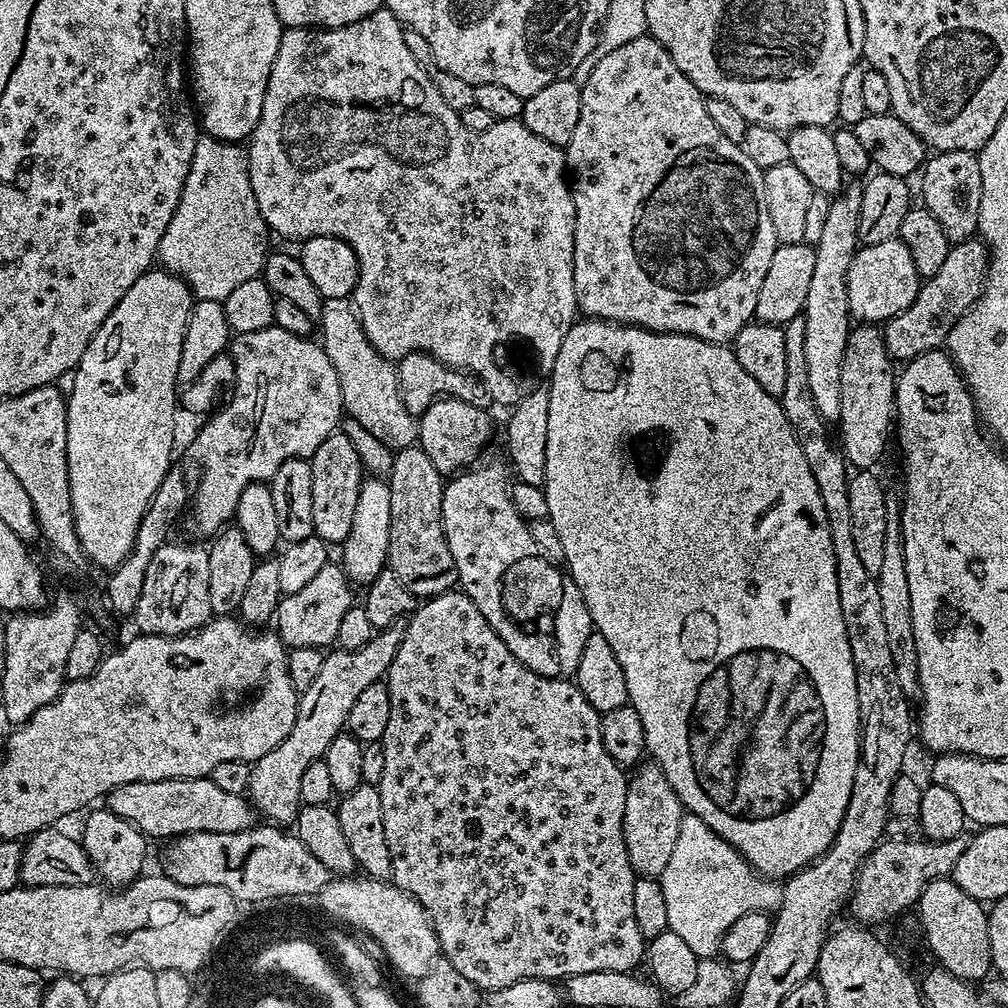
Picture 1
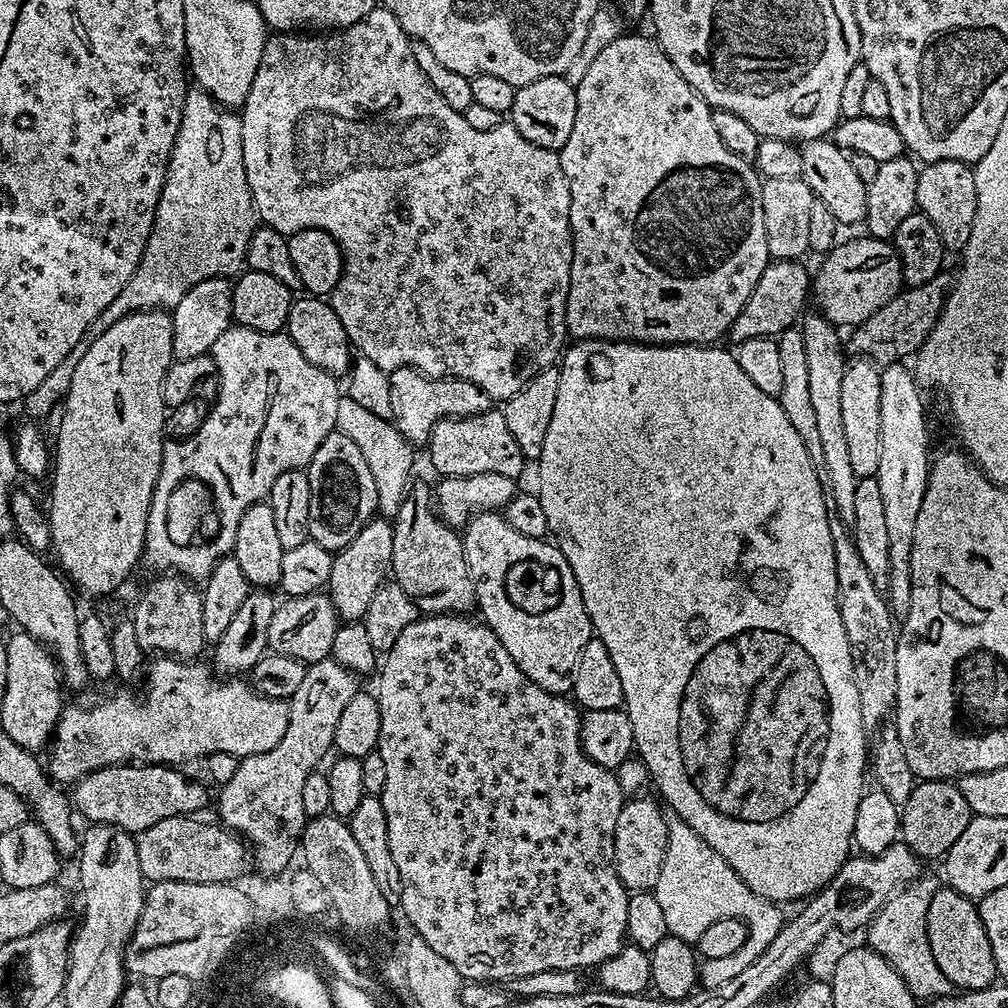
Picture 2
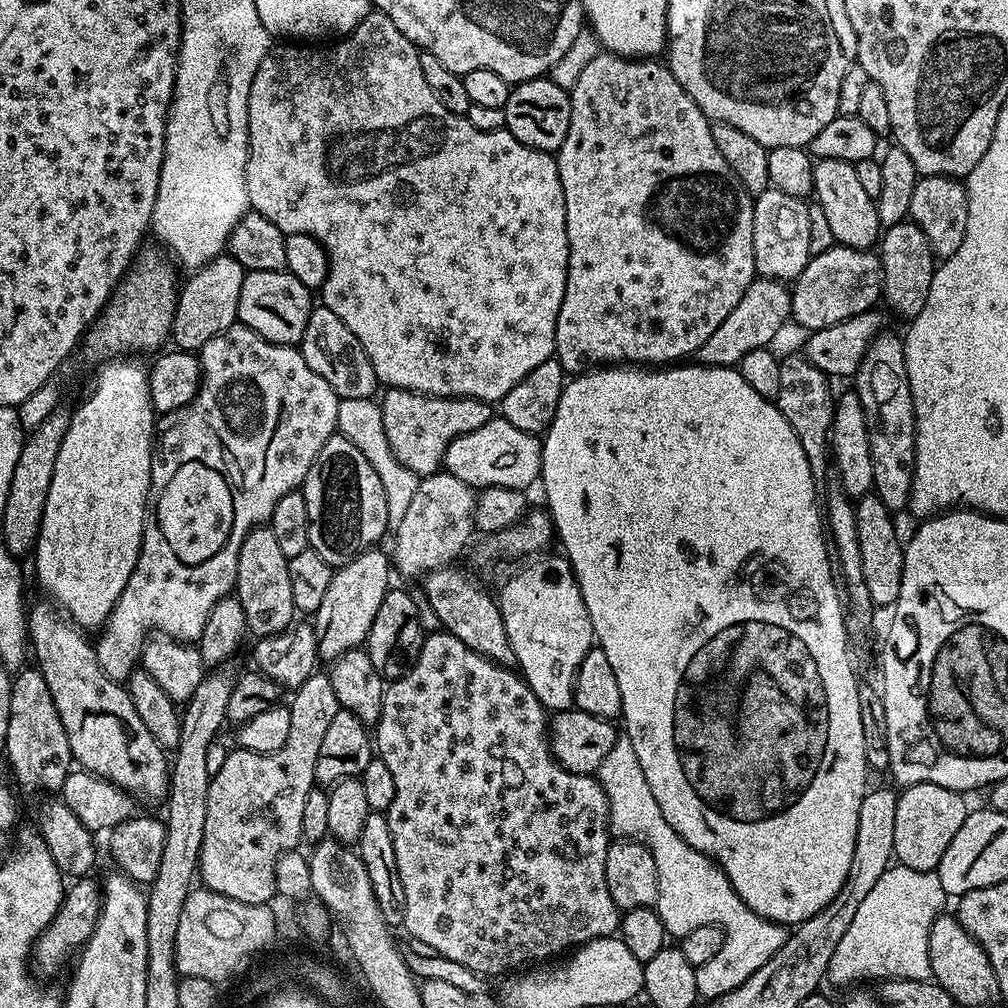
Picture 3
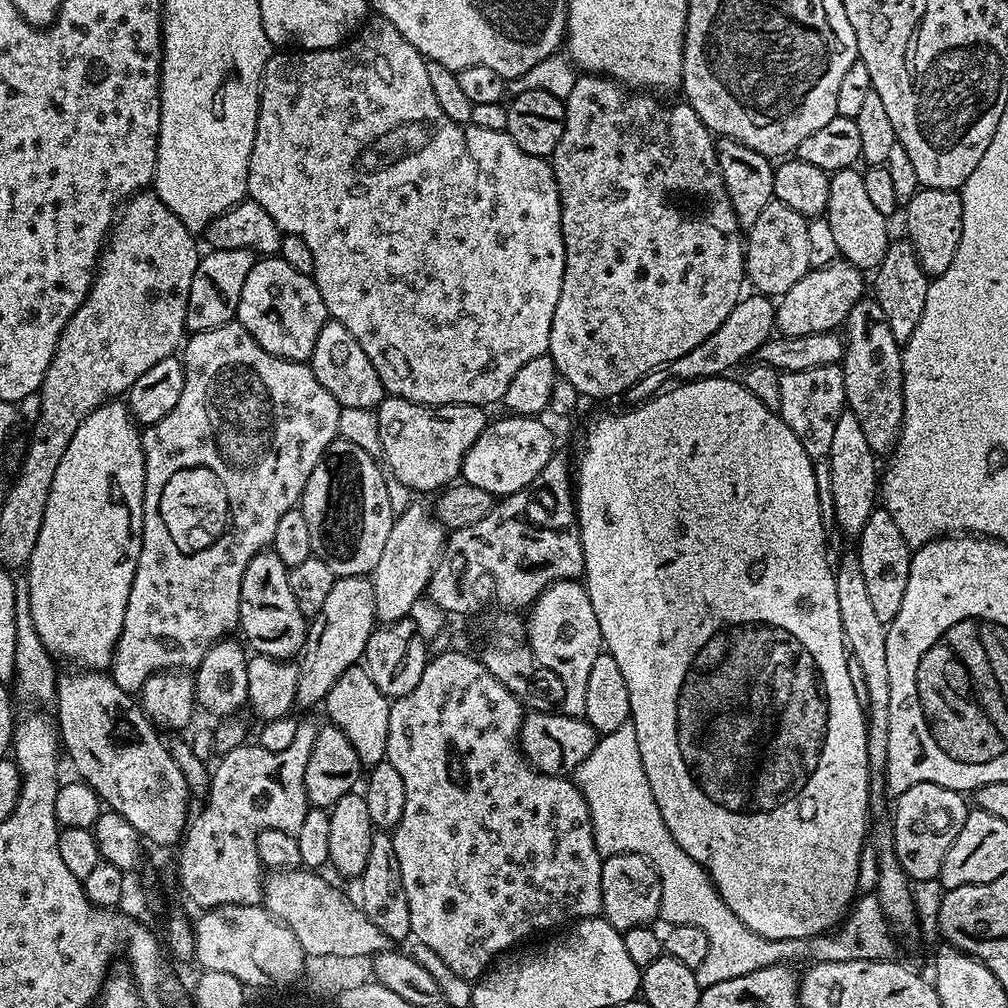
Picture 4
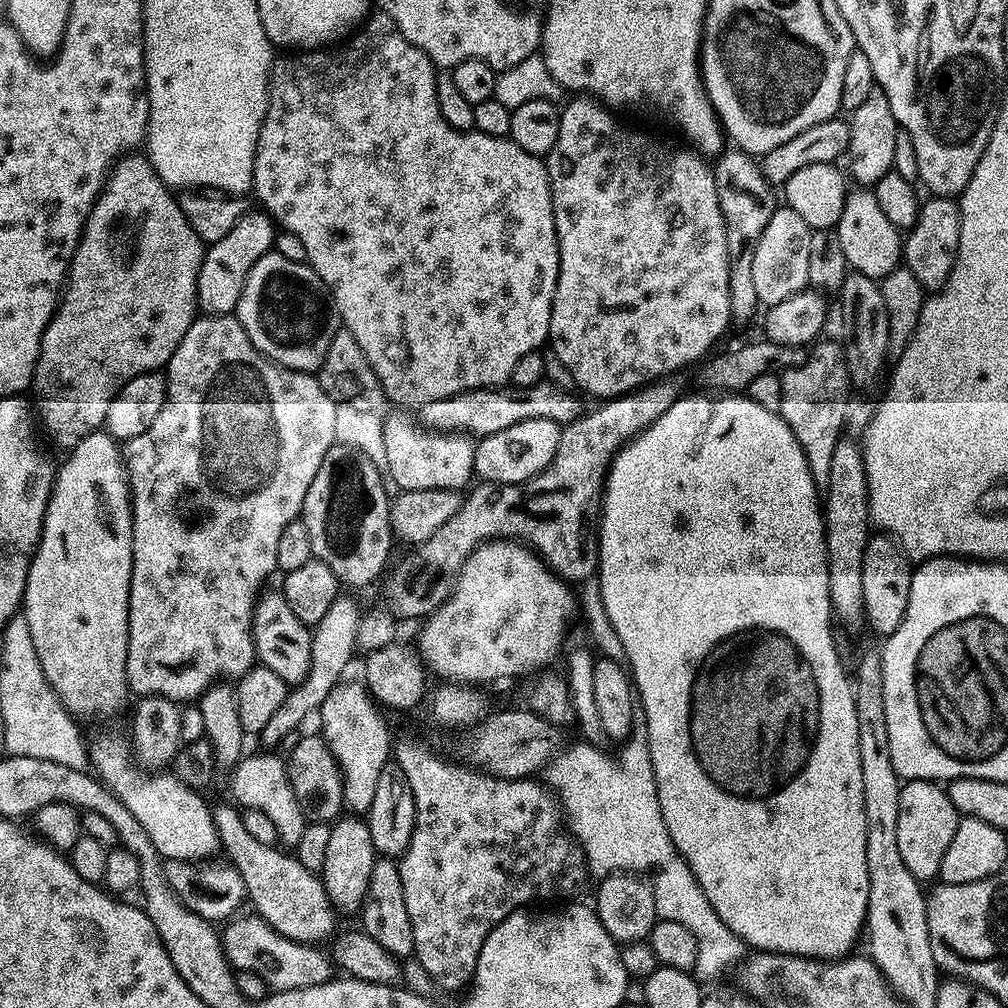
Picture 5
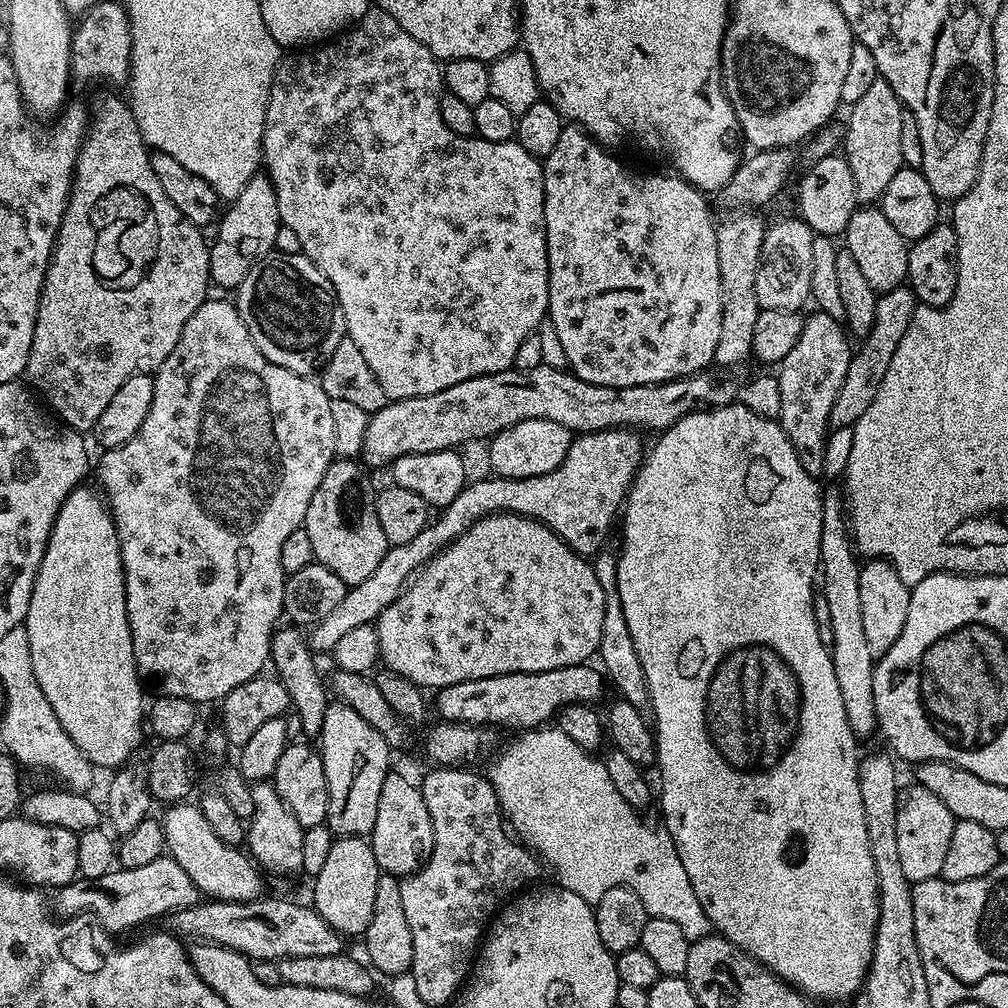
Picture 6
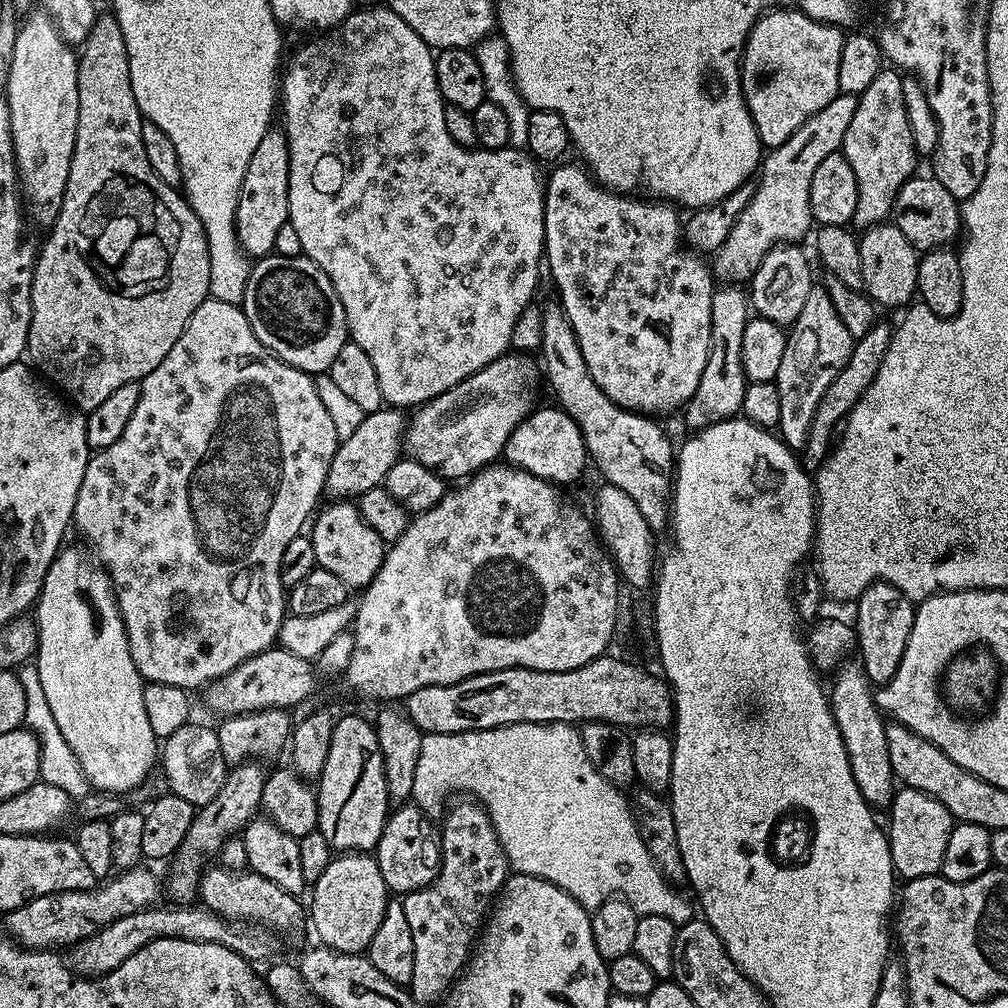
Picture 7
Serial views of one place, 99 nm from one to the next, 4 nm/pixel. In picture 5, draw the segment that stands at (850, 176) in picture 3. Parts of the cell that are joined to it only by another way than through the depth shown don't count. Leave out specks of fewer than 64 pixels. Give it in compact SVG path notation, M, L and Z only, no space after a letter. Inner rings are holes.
M856 186L849 191L842 206L842 218L834 229L838 242L842 242L842 254L846 254L849 269L866 274L866 278L881 281L902 264L902 232L895 228L878 207L875 191Z

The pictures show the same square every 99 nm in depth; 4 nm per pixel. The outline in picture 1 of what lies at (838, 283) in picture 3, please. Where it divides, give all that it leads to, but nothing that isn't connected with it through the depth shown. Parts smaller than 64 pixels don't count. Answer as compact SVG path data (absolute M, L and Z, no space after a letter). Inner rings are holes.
M899 238L857 247L850 270L846 270L846 298L851 319L876 326L894 318L918 298L921 283L914 258L910 258L910 250Z

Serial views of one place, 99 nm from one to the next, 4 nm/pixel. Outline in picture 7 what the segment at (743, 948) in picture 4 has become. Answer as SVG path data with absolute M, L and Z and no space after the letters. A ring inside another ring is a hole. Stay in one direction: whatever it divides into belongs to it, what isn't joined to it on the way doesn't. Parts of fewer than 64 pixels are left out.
M507 724L483 728L480 732L425 734L422 750L418 753L418 767L414 770L411 803L436 818L445 811L451 792L467 794L486 809L513 873L537 876L556 884L589 910L602 906L602 902L619 898L630 902L640 917L662 914L662 918L670 918L670 922L678 926L693 919L694 908L692 912L691 906L660 875L649 856L632 856L634 828L628 822L620 824L621 793L594 770L590 758L586 758L580 733L573 725Z

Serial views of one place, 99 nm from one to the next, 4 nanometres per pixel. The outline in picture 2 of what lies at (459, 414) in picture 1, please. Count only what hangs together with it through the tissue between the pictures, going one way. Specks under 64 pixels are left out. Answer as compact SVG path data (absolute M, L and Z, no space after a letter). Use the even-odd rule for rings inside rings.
M500 410L461 420L440 420L434 426L426 451L432 459L433 470L440 478L474 474L506 474L516 478L526 465L526 457L518 442L514 442L514 434L510 434L504 413Z

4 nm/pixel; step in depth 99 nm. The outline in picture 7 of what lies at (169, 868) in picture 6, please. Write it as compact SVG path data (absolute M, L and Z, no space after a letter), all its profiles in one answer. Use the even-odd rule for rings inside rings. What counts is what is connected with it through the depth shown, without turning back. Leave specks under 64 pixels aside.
M148 866L121 871L94 888L51 892L27 900L25 904L17 904L3 917L3 931L22 948L60 950L65 946L74 945L79 940L85 940L98 930L110 926L110 922L118 922L118 918L126 918L126 914L153 907L159 901L156 899L162 896L161 881L159 884L155 874L144 867Z

